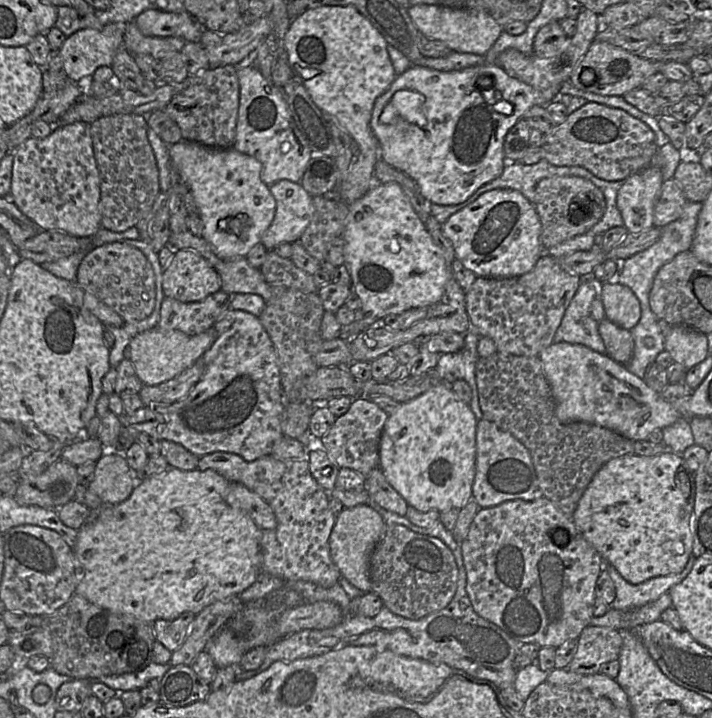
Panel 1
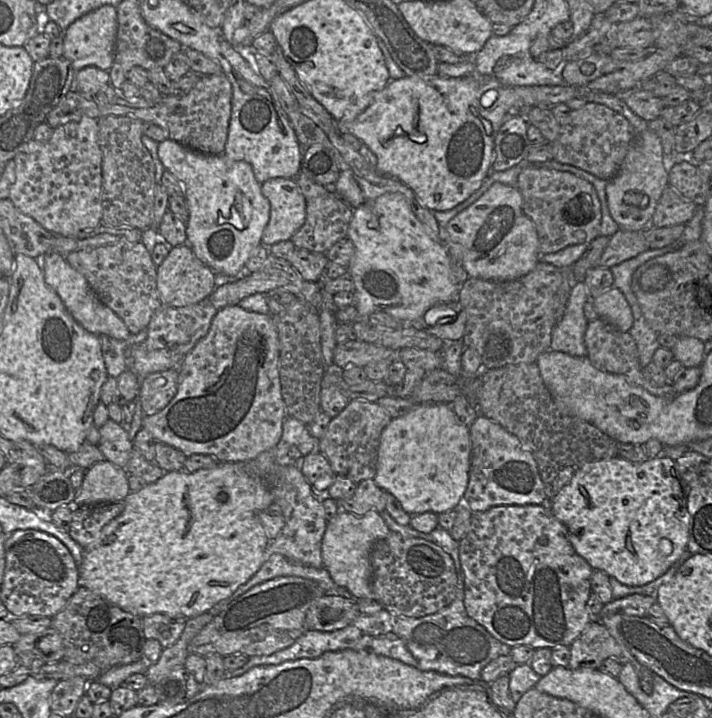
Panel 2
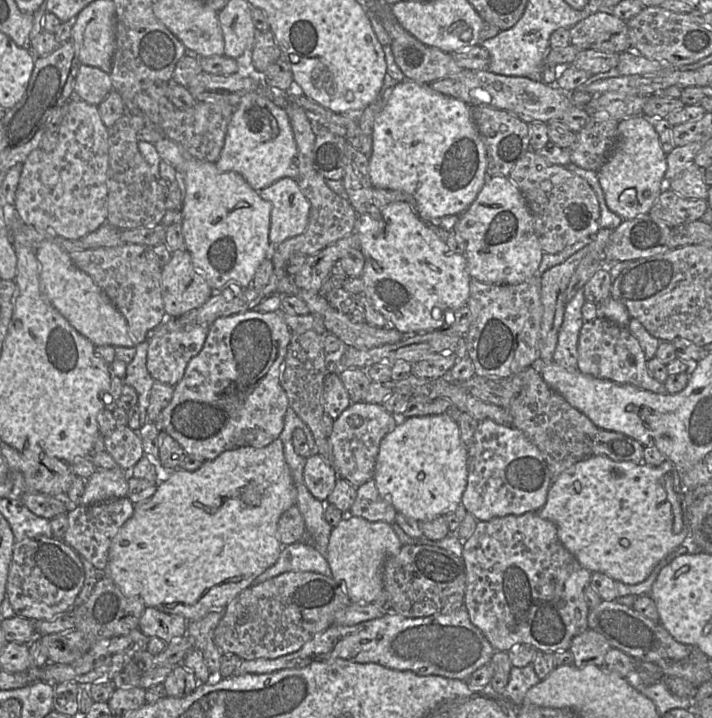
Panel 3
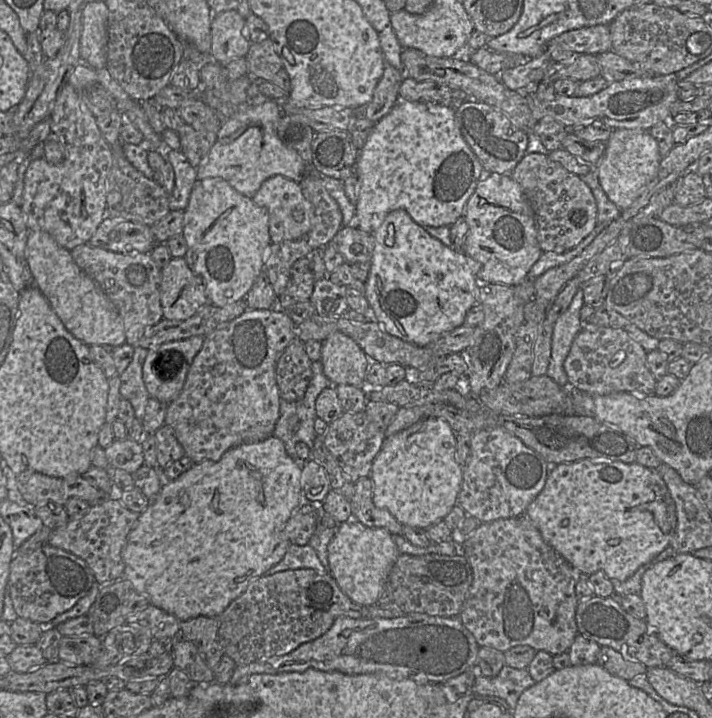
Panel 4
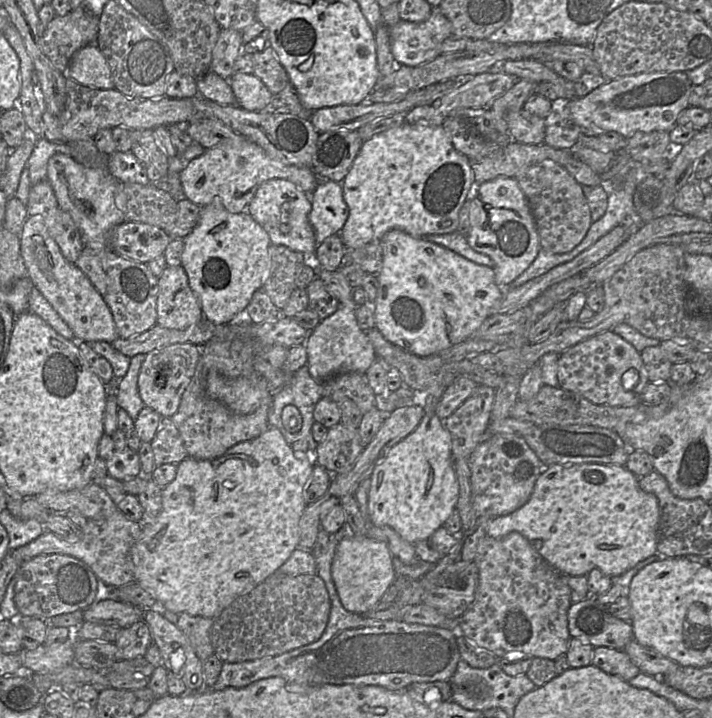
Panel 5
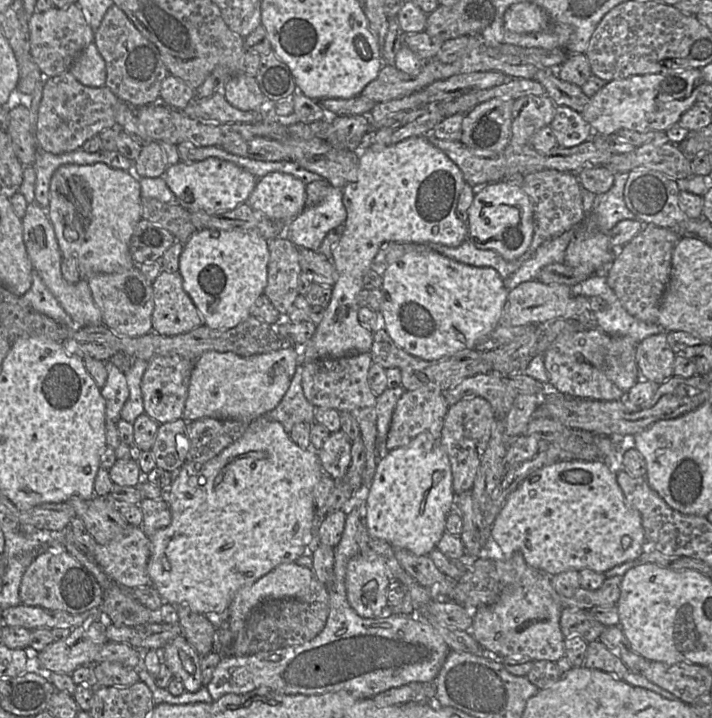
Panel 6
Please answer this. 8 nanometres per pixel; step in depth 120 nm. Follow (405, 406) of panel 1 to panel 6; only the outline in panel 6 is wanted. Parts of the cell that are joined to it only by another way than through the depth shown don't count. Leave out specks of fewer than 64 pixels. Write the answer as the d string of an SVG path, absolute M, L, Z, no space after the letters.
M429 431L418 434L409 444L390 450L383 458L381 458L375 470L375 474L364 503L364 524L370 536L381 539L389 543L394 548L405 549L415 555L429 555L429 553L437 547L442 535L445 531L446 518L449 512L454 509L456 495L452 487L452 472L449 457L440 444Z

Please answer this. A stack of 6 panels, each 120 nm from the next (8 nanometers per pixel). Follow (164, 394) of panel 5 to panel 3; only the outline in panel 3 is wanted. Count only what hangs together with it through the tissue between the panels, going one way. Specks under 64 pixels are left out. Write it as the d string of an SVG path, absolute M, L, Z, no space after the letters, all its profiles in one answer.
M167 317L150 331L148 341L147 369L151 376L162 383L175 386L184 376L186 367L194 356L202 350L209 328L208 326L180 323L178 317Z

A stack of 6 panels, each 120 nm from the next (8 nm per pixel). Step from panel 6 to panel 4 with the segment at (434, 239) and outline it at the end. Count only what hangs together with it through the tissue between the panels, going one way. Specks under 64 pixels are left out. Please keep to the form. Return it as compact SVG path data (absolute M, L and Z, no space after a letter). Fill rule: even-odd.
M398 99L390 112L376 123L365 144L359 150L359 155L354 169L360 183L358 199L355 205L356 226L360 230L368 233L374 233L383 223L387 215L396 209L404 209L407 211L411 218L422 227L451 226L459 217L463 216L466 202L475 191L483 167L479 159L475 156L463 138L455 121L454 109L455 107L434 102L414 102ZM334 332L322 342L320 362L325 376L334 384L365 385L372 361L349 336Z

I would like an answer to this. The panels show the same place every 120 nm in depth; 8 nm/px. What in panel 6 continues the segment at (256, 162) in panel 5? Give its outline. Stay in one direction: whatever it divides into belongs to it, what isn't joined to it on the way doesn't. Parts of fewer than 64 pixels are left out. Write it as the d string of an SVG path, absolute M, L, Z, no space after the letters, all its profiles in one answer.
M217 157L168 165L162 177L176 195L179 205L190 213L202 210L210 214L233 210L247 202L258 181L248 170Z

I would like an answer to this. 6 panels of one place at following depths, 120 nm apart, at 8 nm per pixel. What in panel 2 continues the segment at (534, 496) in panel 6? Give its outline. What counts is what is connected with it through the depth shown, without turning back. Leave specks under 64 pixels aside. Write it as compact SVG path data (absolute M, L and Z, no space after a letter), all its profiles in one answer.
M659 455L643 463L611 457L584 465L547 504L554 516L565 525L567 538L575 551L594 570L601 570L624 585L642 586L667 572L687 551L689 492L676 461L670 457Z

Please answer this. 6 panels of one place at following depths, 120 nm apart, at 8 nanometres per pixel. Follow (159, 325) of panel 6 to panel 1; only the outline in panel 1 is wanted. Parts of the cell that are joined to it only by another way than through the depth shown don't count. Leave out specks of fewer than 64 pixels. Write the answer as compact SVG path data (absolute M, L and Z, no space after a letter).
M179 249L163 270L162 288L166 297L197 302L219 291L221 278L202 255Z

